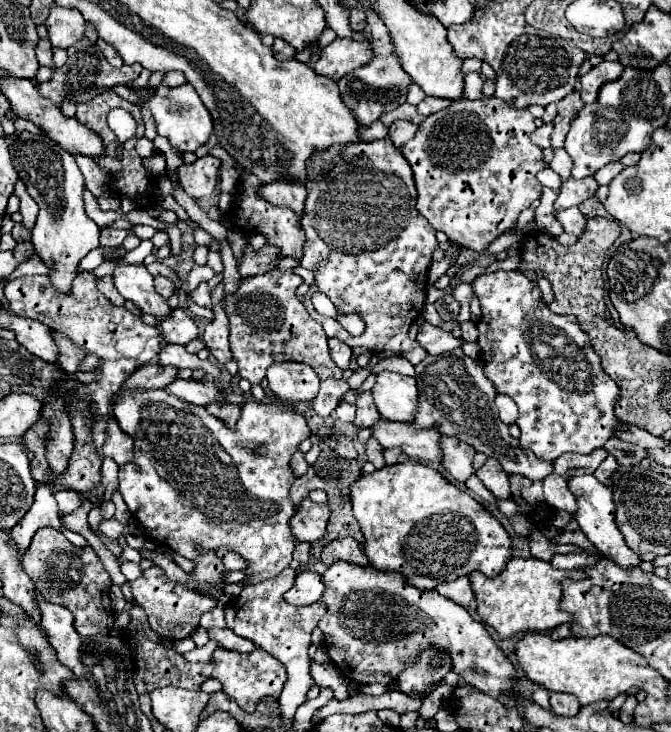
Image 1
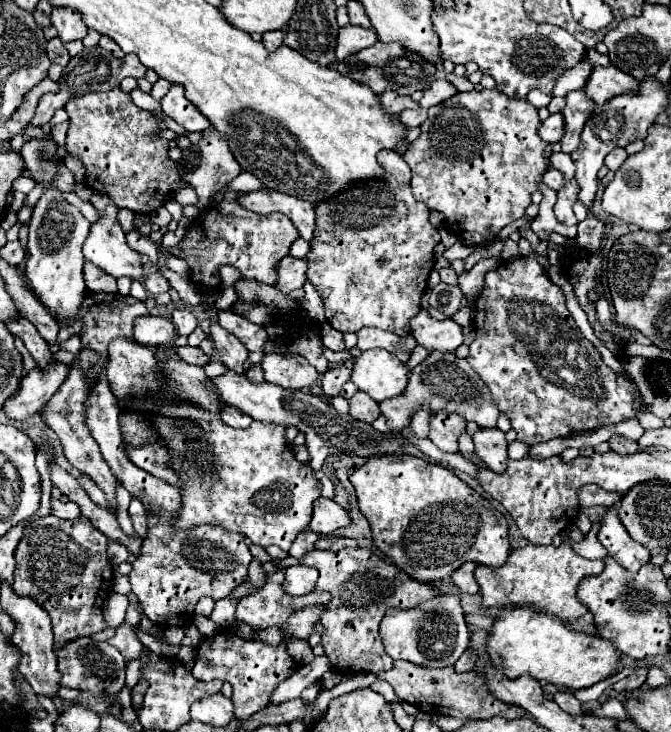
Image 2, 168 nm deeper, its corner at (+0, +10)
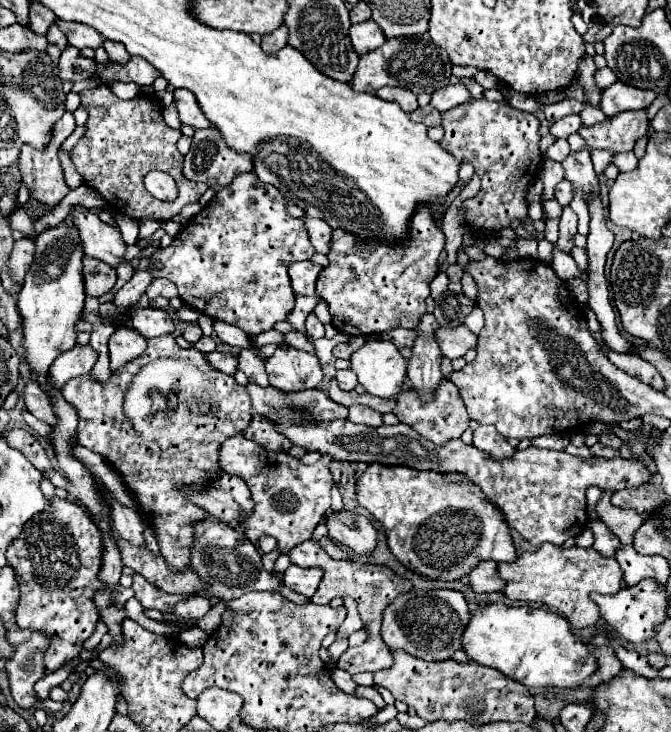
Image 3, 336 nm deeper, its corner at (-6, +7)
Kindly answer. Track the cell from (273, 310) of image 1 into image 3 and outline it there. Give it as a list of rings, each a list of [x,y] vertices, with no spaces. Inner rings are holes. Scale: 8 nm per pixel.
[[[297,261],[289,265],[289,277],[293,291],[299,295],[315,295],[315,281],[321,267],[311,261]]]

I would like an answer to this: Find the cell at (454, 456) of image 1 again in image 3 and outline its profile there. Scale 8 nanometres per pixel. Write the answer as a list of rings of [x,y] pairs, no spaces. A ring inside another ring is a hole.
[[[443,379],[439,383],[433,401],[421,401],[415,391],[409,391],[409,385],[403,385],[401,393],[395,399],[397,399],[397,407],[393,413],[399,417],[399,421],[411,425],[421,437],[433,441],[435,445],[447,445],[447,441],[459,439],[463,431],[469,427],[469,417],[467,417],[467,409],[463,409],[463,399],[459,397],[459,391],[449,379]]]

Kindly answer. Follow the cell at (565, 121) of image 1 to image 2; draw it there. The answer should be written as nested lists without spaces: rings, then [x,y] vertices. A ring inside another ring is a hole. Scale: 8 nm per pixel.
[[[575,90],[569,92],[567,96],[567,106],[563,110],[563,118],[565,118],[565,136],[561,140],[561,152],[575,152],[579,146],[579,136],[581,130],[587,122],[587,118],[593,114],[595,110],[595,102],[591,98],[587,98],[587,94],[583,90]]]

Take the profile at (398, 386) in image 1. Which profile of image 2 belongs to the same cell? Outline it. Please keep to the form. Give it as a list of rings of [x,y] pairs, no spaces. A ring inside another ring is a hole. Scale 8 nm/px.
[[[373,348],[355,358],[351,380],[375,402],[399,396],[409,380],[409,370],[387,350]]]

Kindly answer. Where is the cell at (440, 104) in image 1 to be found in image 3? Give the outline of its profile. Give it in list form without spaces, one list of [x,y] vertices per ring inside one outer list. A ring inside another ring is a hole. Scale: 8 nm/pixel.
[[[457,83],[457,85],[449,85],[449,87],[435,91],[431,105],[443,113],[443,111],[449,111],[451,107],[457,107],[469,99],[471,99],[471,95],[469,95],[467,87],[463,83]]]

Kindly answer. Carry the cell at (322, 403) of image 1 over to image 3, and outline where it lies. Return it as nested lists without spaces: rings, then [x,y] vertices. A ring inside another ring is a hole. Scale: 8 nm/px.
[[[347,369],[347,371],[337,371],[335,379],[337,379],[337,383],[339,383],[339,387],[341,387],[343,391],[353,391],[355,385],[357,385],[357,377],[355,377],[355,373],[353,373],[351,369]]]

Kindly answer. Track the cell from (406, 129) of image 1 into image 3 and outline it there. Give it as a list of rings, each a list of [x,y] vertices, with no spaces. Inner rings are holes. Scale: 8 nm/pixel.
[[[431,105],[415,109],[409,117],[411,117],[413,121],[417,121],[417,123],[427,125],[427,127],[437,127],[437,125],[441,125],[441,113],[439,113],[437,109],[433,109]]]

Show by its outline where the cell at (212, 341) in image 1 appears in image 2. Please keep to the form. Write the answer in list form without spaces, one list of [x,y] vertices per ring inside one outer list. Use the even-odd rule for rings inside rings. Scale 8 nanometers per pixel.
[[[219,324],[211,326],[211,342],[215,346],[215,350],[219,352],[221,362],[231,368],[237,374],[245,374],[245,362],[249,358],[247,348],[227,330],[223,330]]]

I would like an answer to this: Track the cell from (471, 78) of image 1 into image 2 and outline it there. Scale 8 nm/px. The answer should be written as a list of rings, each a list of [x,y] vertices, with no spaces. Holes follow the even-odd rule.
[[[449,74],[447,80],[459,90],[459,92],[467,92],[467,90],[473,90],[473,84],[469,82],[467,76],[455,76],[455,74]]]

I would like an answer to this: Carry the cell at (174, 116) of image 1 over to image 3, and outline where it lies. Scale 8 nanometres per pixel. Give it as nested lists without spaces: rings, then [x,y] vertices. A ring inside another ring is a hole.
[[[175,89],[175,107],[179,113],[179,119],[183,125],[191,125],[193,129],[207,129],[211,127],[211,121],[207,121],[207,117],[203,115],[203,111],[199,109],[195,97],[191,91],[187,89]]]

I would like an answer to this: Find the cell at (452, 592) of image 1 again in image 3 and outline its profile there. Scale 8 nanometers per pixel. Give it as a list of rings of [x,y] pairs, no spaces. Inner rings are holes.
[[[481,561],[469,573],[469,585],[475,593],[495,593],[495,591],[501,591],[505,587],[505,581],[497,575],[495,561]]]

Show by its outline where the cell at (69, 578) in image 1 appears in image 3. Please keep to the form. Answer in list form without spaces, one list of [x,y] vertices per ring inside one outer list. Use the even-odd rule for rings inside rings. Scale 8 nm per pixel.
[[[59,497],[51,499],[47,511],[31,517],[7,549],[7,561],[15,569],[21,587],[17,625],[21,629],[49,633],[51,645],[45,651],[45,667],[49,671],[57,671],[69,659],[77,657],[83,643],[95,631],[99,609],[93,603],[93,595],[103,589],[99,581],[101,559],[103,537],[99,527],[81,505]]]

